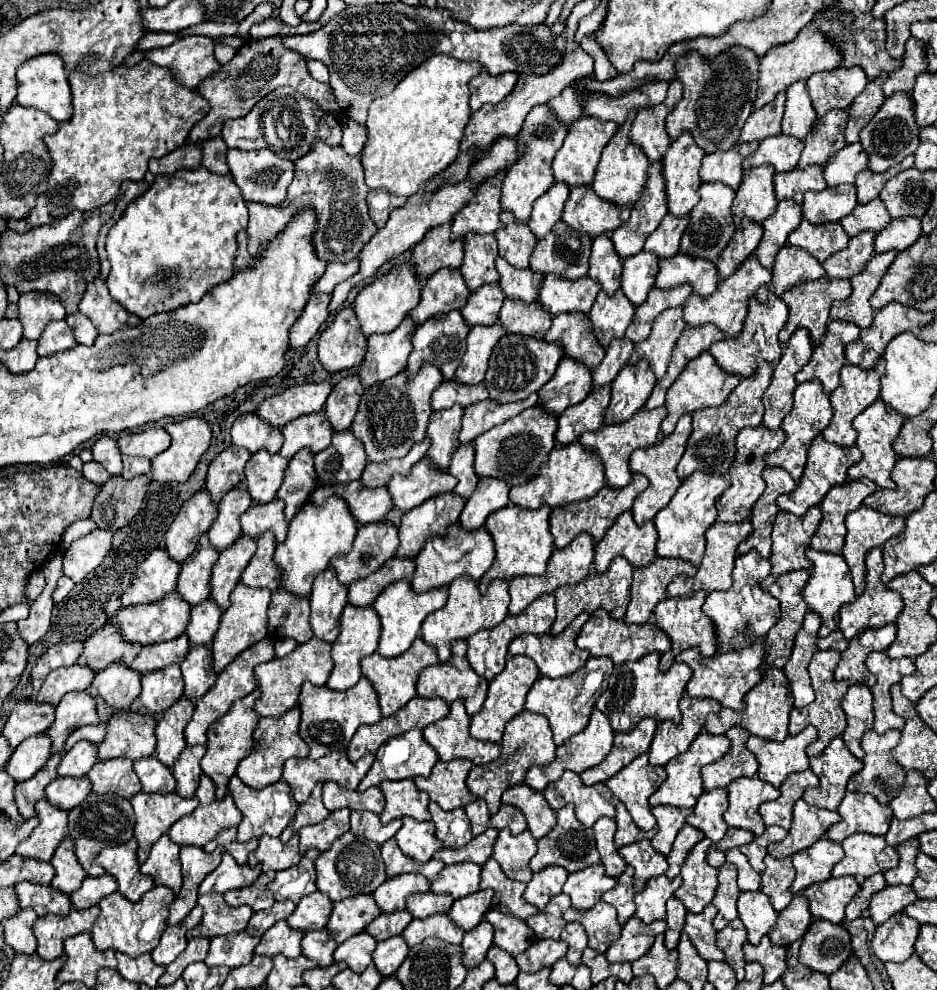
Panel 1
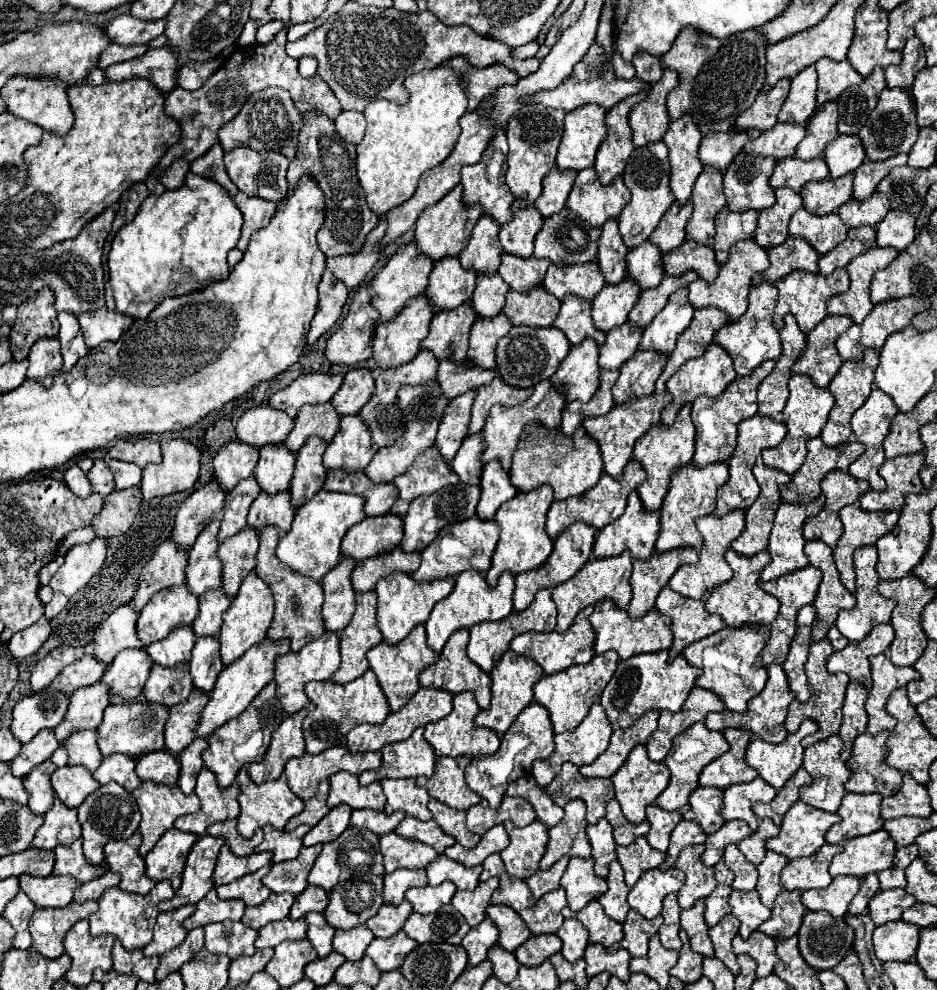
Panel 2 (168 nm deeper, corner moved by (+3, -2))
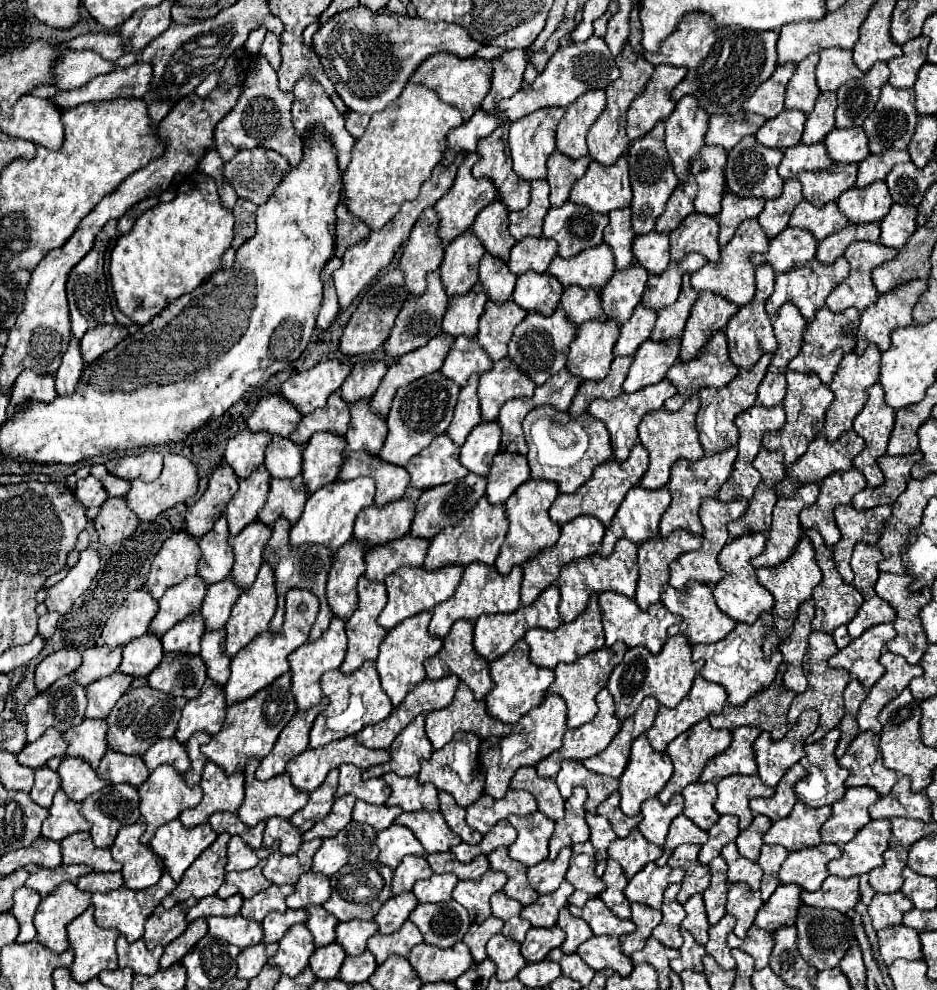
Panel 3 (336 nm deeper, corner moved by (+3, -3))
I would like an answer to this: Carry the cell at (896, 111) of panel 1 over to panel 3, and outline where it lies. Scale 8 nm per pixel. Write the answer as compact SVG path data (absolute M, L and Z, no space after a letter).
M885 83L873 113L863 123L863 129L869 137L869 151L875 155L879 155L887 149L903 151L909 145L911 135L915 133L915 127L917 127L917 111L915 111L915 103L913 103L913 91L911 89L895 89L889 83Z

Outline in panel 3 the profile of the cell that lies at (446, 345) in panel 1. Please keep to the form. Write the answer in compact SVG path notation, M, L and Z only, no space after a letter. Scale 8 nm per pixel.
M477 283L467 295L451 297L447 311L441 321L441 331L449 337L475 337L477 335L477 321L485 309L487 295L481 283Z

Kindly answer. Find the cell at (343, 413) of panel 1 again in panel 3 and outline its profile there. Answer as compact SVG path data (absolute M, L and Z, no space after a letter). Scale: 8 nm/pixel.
M383 361L357 363L341 387L341 399L345 399L345 403L371 399L381 383L385 371L387 371L387 363L383 363Z

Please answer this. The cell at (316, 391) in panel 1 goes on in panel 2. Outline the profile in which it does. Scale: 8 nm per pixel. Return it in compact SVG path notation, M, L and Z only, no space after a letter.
M305 374L291 382L287 388L275 392L269 400L271 408L283 410L291 418L297 416L303 404L323 404L333 398L333 394L341 388L343 376L341 374Z

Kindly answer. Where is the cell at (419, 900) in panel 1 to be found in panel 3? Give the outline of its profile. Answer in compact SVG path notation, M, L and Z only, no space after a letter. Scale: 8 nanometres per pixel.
M445 873L445 875L433 875L425 881L417 881L413 887L413 893L419 903L439 903L439 901L449 901L451 891L457 885L459 879L455 875Z

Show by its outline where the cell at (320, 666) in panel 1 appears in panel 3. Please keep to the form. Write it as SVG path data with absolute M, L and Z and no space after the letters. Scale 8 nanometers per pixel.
M333 617L329 629L313 643L305 643L301 645L297 651L293 651L289 655L289 667L291 667L291 693L295 697L295 703L299 709L309 709L313 705L317 705L323 697L321 687L319 687L319 677L325 671L337 669L343 659L345 659L345 651L347 651L347 637L345 637L345 621Z

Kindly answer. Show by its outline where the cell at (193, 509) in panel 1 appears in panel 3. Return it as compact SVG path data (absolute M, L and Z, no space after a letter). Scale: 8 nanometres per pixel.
M221 465L209 479L207 491L187 509L185 515L185 531L193 539L201 539L207 531L211 531L215 519L225 513L227 503L237 491L237 477L229 465Z

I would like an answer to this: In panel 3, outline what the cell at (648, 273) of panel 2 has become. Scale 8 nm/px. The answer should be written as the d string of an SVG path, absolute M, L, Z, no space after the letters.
M657 231L637 235L633 239L633 255L635 261L651 275L659 275L669 265L669 237Z

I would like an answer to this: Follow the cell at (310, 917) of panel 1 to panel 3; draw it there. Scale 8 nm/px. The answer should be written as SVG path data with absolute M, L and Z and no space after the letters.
M305 873L299 883L295 885L295 891L287 897L289 909L303 909L307 905L321 905L331 895L329 879L319 873Z

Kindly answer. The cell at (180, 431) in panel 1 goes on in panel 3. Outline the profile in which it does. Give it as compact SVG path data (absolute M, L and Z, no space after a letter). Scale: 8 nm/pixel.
M167 453L165 467L155 481L145 481L145 479L131 481L131 491L127 493L127 505L137 513L137 517L141 521L153 521L161 511L173 507L175 503L181 503L181 501L193 497L197 491L197 481L199 481L197 467L187 457L177 455L177 453Z

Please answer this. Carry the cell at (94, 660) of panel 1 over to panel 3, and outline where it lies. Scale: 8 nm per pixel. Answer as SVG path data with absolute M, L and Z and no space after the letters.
M133 591L127 601L119 607L115 615L111 615L103 627L103 641L109 649L125 647L135 637L147 633L151 619L157 613L157 601L145 591Z

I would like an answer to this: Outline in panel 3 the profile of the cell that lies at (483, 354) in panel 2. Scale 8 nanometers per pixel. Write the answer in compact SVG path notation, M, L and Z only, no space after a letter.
M487 301L485 313L479 319L477 341L493 363L507 357L507 343L513 335L515 325L523 321L525 315L527 313L521 307L517 307L513 301L507 301L503 305Z

